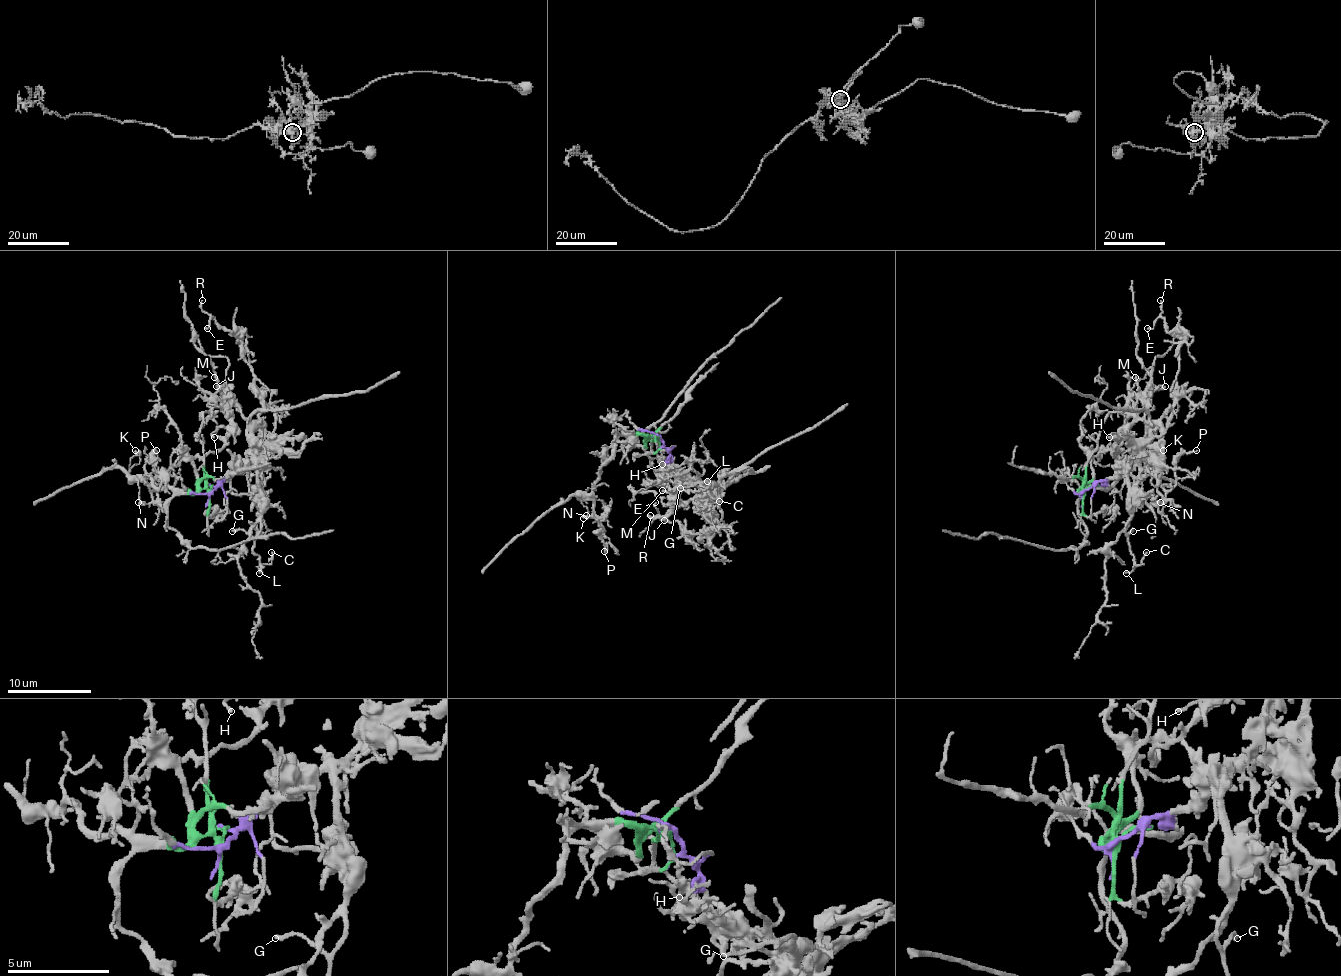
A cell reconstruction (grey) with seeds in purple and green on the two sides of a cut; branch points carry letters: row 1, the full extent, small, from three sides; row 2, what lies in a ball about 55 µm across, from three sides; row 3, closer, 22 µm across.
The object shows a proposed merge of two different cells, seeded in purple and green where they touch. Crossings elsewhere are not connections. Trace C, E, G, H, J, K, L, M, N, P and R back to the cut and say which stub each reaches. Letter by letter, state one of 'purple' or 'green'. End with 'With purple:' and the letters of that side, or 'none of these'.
C: purple
E: purple
G: purple
H: purple
J: purple
K: green
L: purple
M: purple
N: green
P: green
R: purple
With purple: C, E, G, H, J, L, M, R

